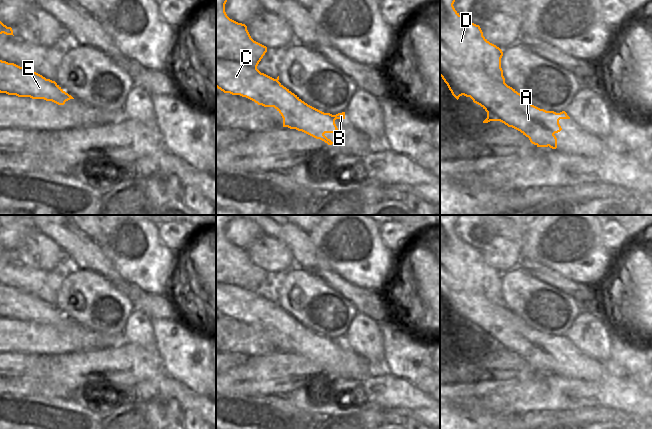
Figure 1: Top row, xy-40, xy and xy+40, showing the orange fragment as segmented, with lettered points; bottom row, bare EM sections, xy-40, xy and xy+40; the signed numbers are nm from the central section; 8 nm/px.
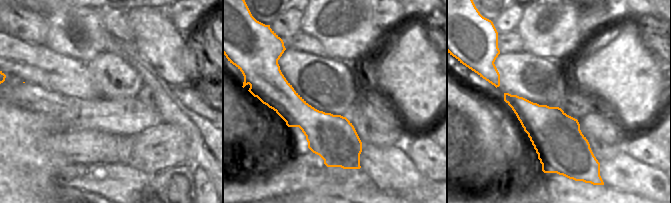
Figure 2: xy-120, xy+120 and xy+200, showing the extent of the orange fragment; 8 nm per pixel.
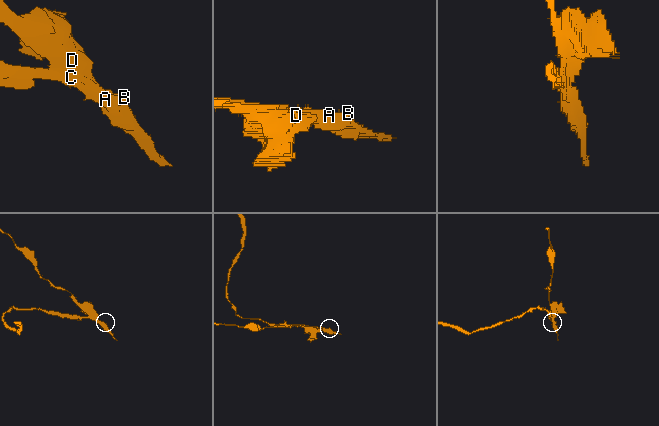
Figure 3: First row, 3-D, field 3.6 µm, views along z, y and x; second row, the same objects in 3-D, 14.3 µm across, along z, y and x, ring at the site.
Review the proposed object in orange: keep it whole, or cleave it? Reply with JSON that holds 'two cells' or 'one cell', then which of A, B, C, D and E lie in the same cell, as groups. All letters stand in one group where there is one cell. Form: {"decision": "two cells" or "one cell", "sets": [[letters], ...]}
{"decision": "two cells", "sets": [["A", "B", "C", "E"], ["D"]]}

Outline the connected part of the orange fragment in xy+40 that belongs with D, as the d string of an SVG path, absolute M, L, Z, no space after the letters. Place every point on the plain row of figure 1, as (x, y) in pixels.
M440 215L440 280L456 291L482 295L494 305L505 307L501 292L502 274L490 267L479 249L462 241L453 228L458 215Z

